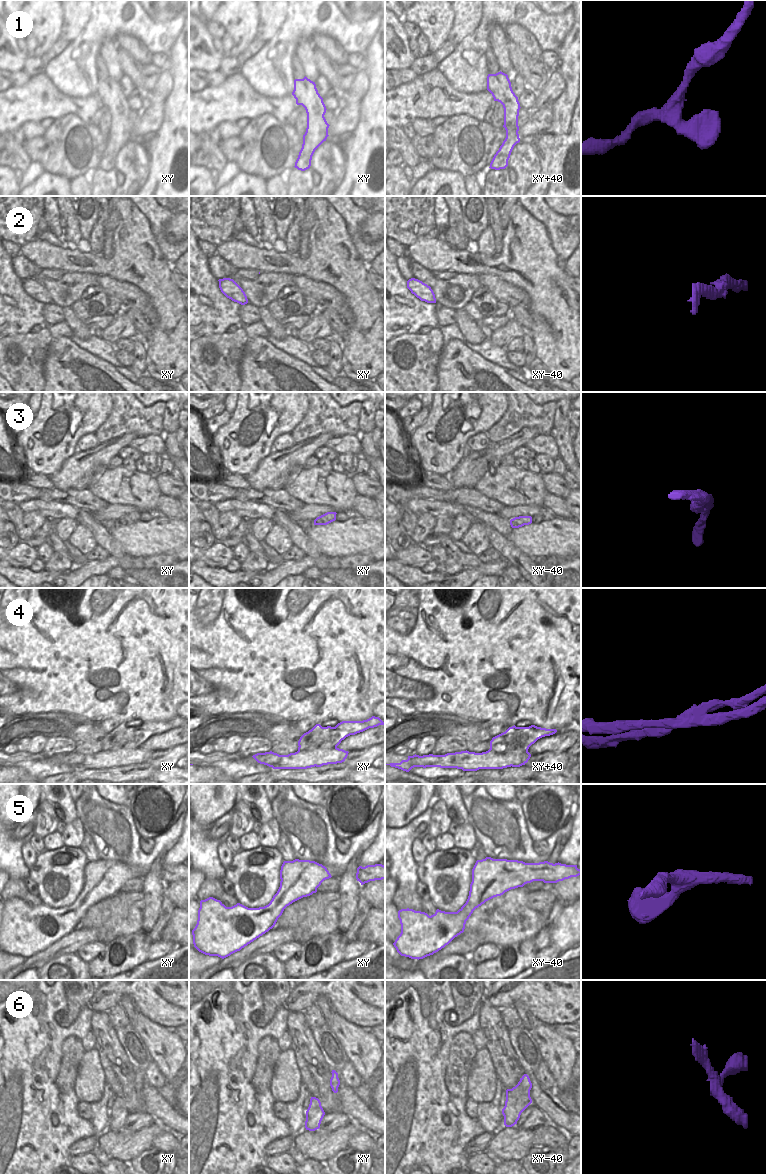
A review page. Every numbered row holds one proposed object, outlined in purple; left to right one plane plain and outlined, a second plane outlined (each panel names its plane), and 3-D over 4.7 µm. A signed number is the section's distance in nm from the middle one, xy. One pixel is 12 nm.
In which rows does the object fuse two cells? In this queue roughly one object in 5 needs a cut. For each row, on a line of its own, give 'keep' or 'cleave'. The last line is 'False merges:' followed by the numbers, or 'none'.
1: keep
2: keep
3: keep
4: cleave
5: keep
6: keep
False merges: 4

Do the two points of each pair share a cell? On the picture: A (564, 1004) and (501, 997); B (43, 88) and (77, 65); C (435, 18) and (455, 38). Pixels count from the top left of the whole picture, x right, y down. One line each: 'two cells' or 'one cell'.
A: one cell
B: two cells
C: two cells

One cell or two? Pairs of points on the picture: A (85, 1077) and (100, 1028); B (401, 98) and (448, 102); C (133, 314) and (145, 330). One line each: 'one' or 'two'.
A: two
B: one
C: one

